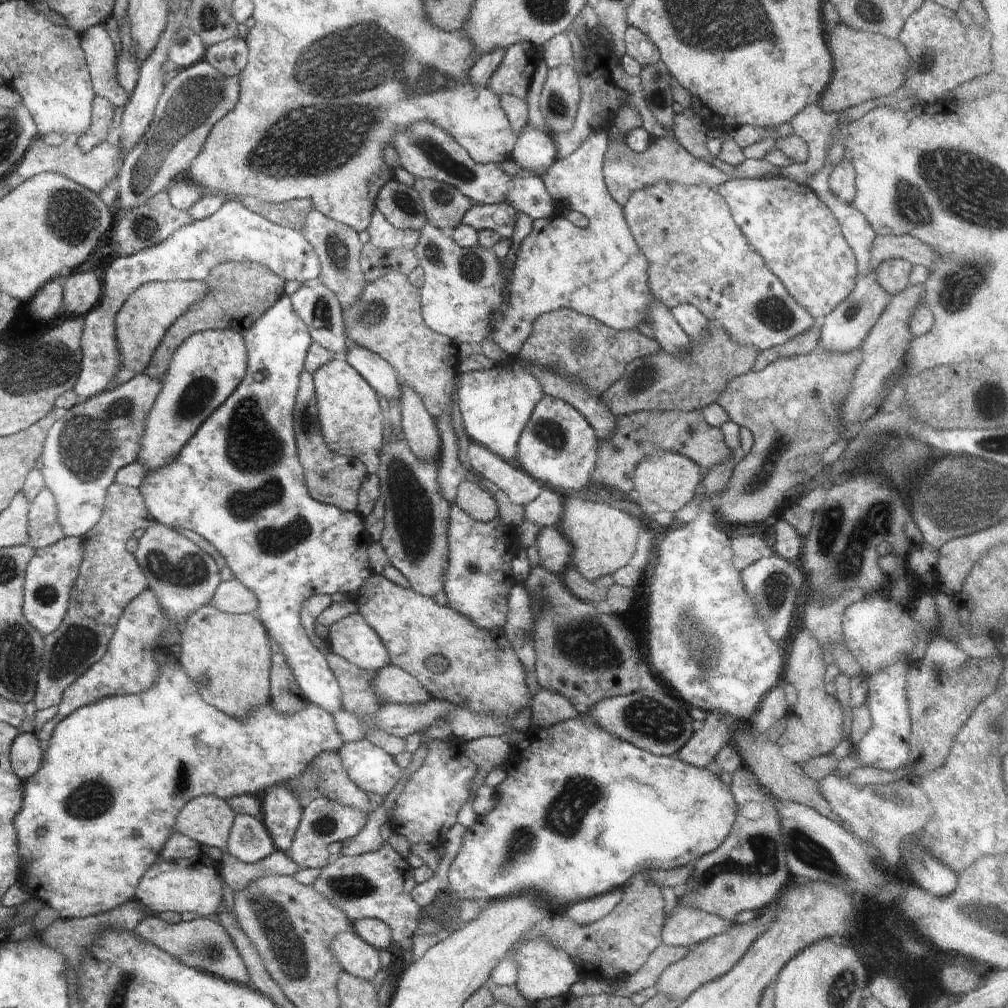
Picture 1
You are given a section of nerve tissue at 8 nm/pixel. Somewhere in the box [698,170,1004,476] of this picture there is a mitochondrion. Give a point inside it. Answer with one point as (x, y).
(965, 278)

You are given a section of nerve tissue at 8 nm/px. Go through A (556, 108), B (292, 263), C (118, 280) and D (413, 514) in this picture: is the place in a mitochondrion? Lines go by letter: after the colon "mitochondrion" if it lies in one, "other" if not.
A: mitochondrion
B: other
C: other
D: mitochondrion

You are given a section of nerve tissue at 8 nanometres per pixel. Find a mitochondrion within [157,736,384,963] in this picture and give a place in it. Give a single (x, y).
(349, 886)

